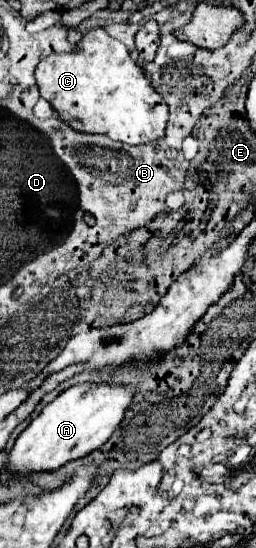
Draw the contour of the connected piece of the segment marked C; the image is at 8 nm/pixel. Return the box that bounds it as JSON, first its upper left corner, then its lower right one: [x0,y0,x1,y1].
[35,28,169,144]

